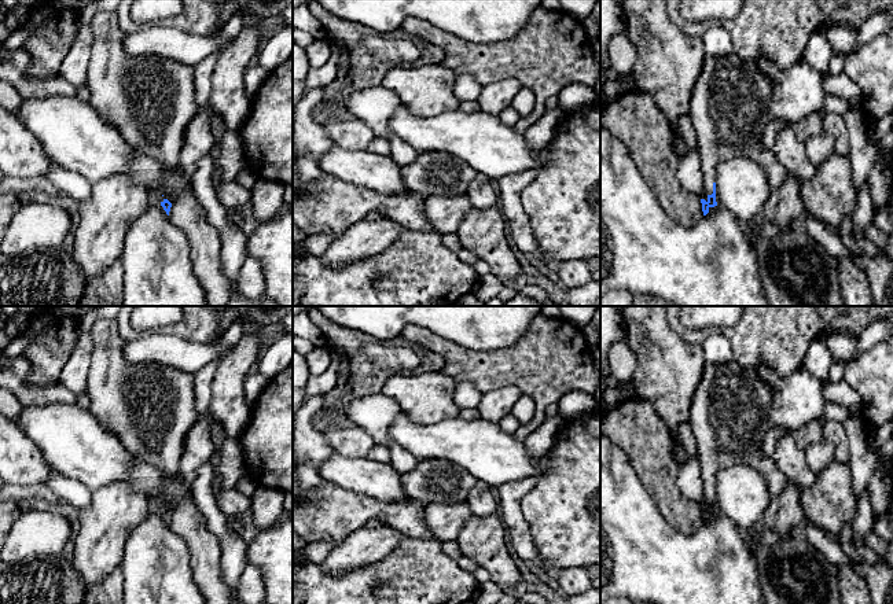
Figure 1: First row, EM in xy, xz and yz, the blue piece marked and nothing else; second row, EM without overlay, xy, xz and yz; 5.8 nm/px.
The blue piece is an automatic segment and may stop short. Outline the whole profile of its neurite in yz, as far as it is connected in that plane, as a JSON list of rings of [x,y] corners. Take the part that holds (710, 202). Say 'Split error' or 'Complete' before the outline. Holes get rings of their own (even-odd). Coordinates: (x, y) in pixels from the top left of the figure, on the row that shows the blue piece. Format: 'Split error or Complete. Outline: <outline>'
Split error. Outline: [[[734,52],[723,56],[706,55],[702,71],[694,85],[690,117],[697,132],[701,158],[703,189],[708,199],[701,199],[703,216],[716,202],[716,165],[724,159],[745,156],[753,159],[764,172],[772,192],[776,192],[787,178],[789,172],[775,156],[773,151],[764,150],[760,137],[771,119],[769,110],[772,85],[760,70],[756,59],[741,59]]]

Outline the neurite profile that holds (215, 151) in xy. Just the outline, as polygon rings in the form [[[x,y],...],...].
[[[216,140],[213,148],[210,150],[210,155],[214,161],[214,172],[212,174],[212,181],[214,184],[214,188],[217,189],[224,181],[221,180],[221,176],[217,170],[217,159],[220,156],[220,141]]]

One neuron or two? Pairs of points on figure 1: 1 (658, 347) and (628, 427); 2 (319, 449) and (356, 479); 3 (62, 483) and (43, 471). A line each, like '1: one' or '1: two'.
1: two
2: two
3: two

